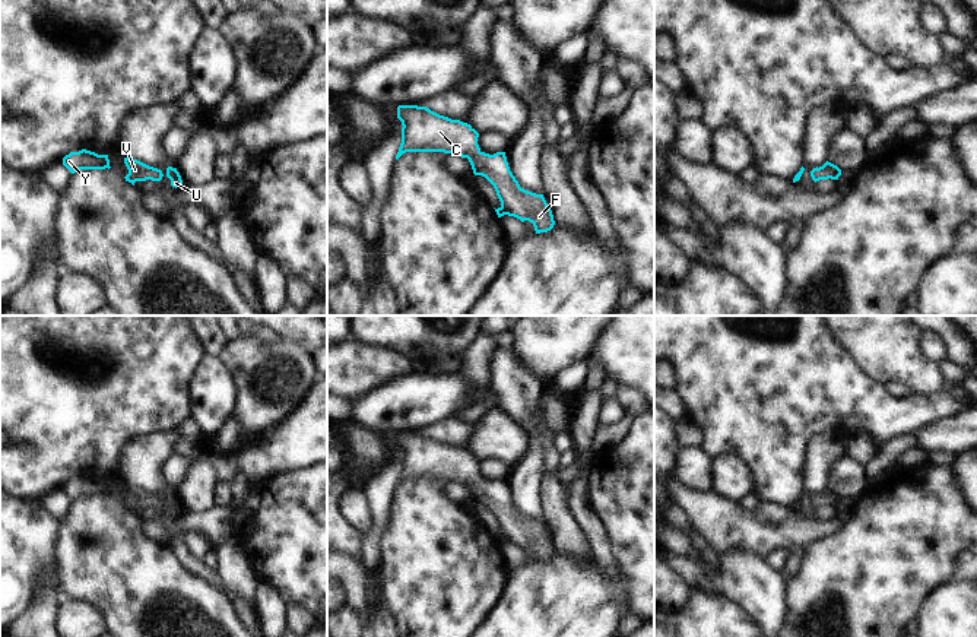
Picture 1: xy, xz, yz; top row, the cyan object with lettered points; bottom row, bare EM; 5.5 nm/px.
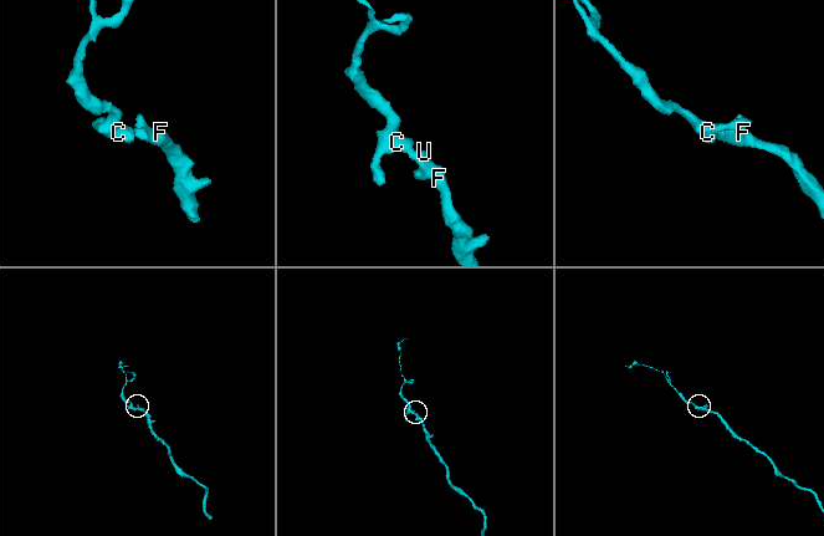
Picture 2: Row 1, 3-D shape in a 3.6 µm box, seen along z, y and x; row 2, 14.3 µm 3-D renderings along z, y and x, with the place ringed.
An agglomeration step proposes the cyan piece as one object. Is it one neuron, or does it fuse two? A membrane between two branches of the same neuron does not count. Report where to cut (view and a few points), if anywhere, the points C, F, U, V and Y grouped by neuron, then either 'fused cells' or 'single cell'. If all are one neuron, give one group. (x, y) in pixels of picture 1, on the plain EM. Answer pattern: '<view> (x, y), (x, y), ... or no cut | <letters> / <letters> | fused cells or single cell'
no cut | C F U V Y | single cell

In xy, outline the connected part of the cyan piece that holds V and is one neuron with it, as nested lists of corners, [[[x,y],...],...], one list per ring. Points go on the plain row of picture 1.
[[[124,485],[124,491],[129,497],[129,501],[124,506],[133,513],[136,508],[161,508],[164,504],[161,497],[149,494],[137,487]]]

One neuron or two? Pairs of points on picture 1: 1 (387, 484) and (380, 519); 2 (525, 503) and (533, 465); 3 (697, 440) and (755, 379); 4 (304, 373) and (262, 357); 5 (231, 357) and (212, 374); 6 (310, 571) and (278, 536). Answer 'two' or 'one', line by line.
1: one
2: one
3: two
4: one
5: two
6: one

